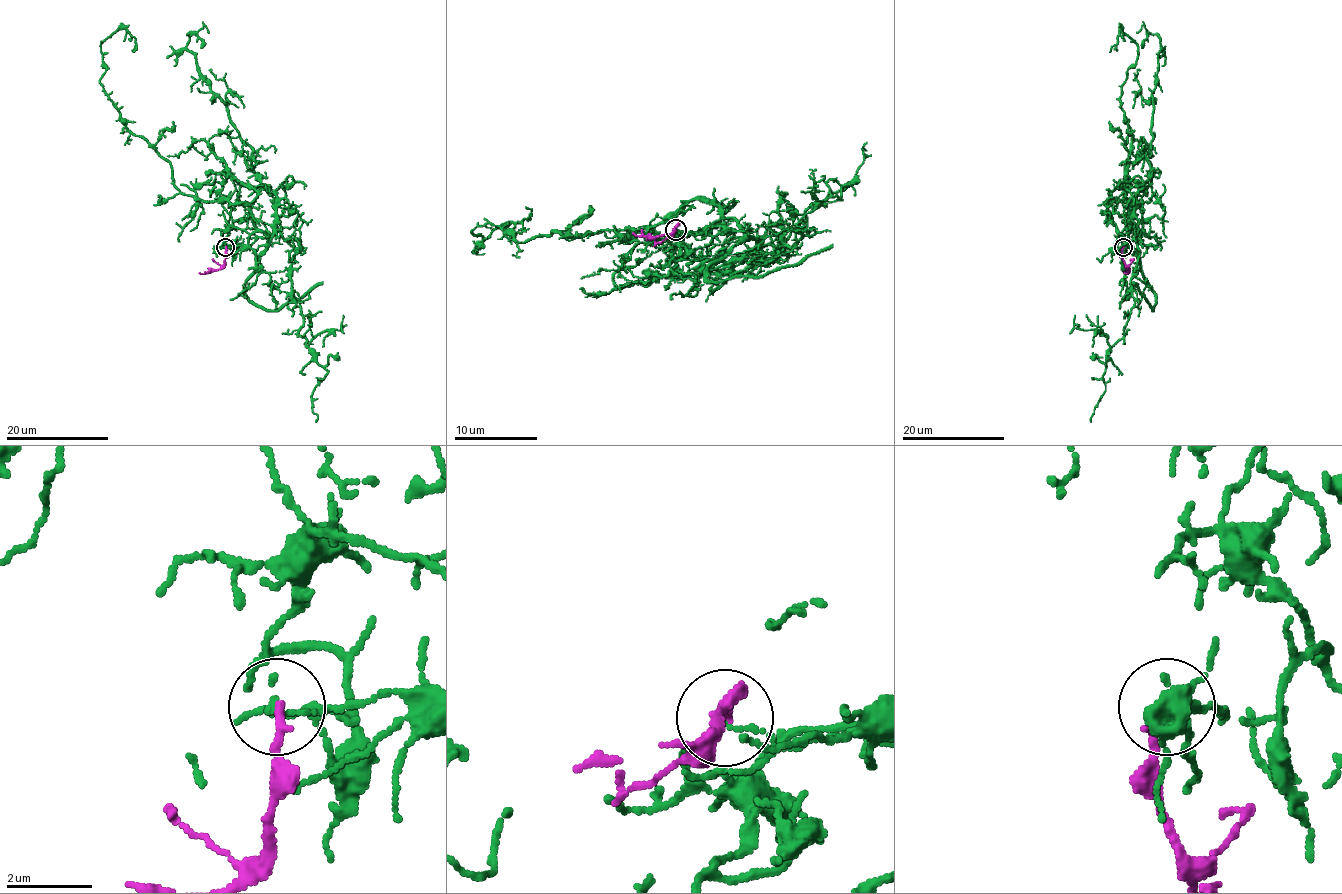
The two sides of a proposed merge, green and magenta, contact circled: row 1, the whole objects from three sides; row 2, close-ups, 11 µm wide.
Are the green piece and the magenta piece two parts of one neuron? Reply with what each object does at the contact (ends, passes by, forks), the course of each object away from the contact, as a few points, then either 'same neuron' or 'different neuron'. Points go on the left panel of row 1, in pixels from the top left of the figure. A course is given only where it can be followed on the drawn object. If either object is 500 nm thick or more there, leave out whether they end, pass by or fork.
green ends; magenta ends; course green (225, 247), (255, 229), (246, 205), (184, 195), (99, 82), (113, 33), (135, 39), (133, 52); course magenta (225, 247), (225, 260), (221, 266), (199, 273); different neuron

